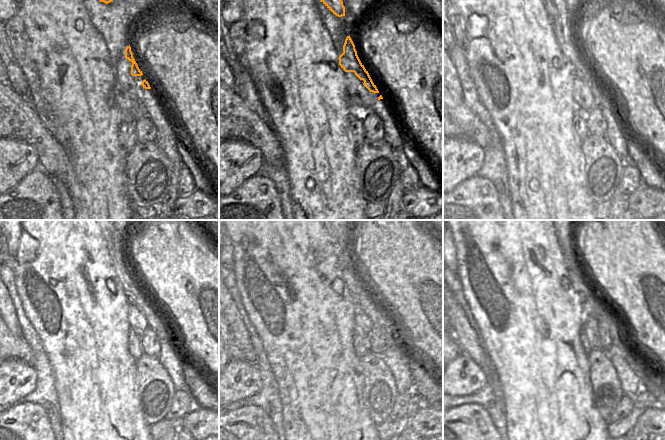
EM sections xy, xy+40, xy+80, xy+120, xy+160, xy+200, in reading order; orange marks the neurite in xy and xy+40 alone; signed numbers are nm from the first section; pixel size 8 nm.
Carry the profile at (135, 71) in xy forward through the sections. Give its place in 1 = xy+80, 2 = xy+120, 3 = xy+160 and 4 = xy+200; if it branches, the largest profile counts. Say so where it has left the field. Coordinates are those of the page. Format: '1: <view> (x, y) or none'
1: xy+80 (560, 17)
2: xy+120 (135, 296)
3: xy+160 (363, 301)
4: xy+200 (620, 347)

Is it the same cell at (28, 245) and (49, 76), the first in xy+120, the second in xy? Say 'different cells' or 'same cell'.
same cell

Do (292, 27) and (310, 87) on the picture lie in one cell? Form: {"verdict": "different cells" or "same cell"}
{"verdict": "same cell"}

